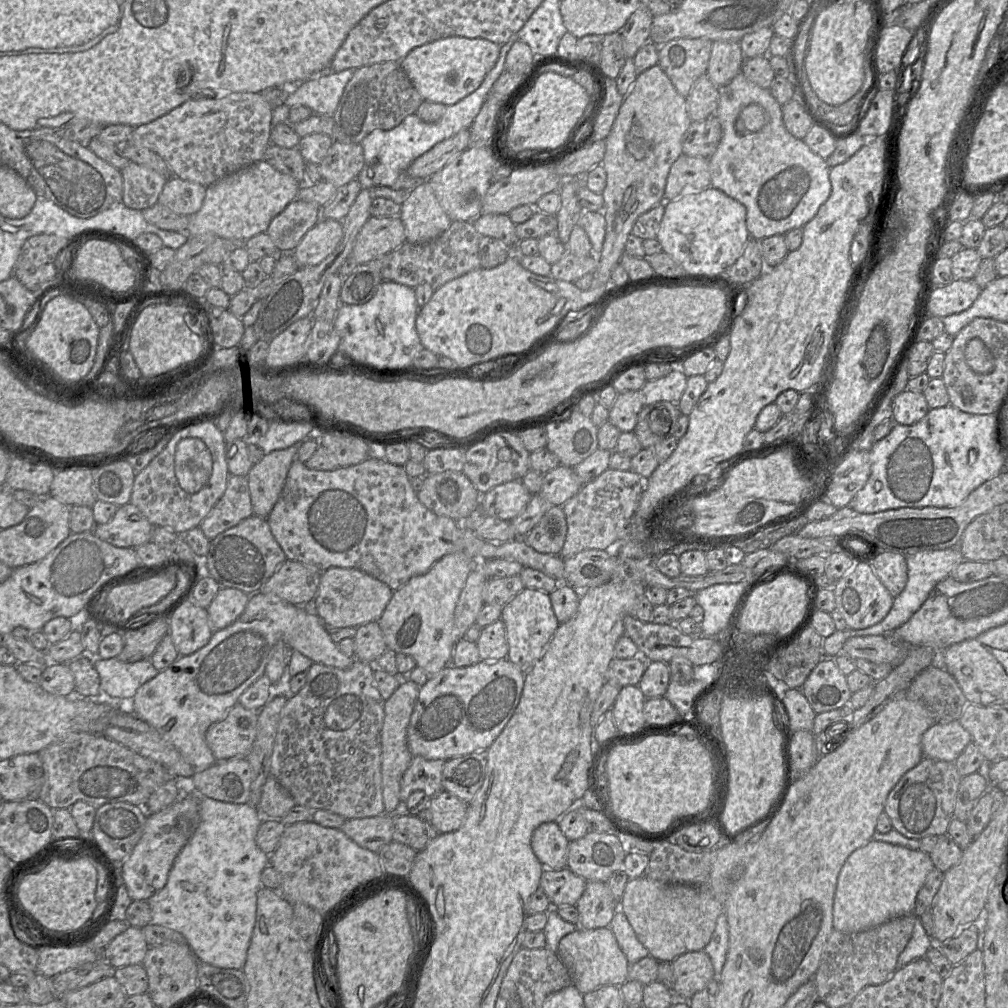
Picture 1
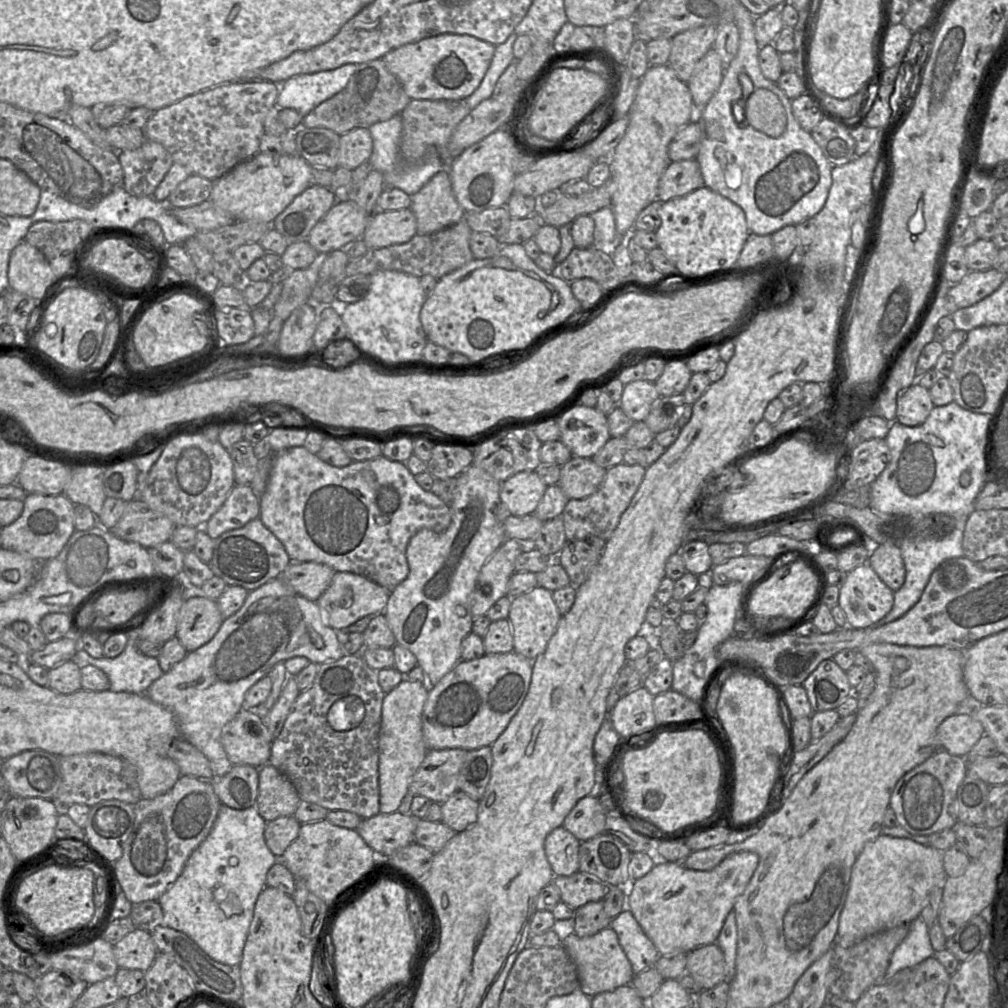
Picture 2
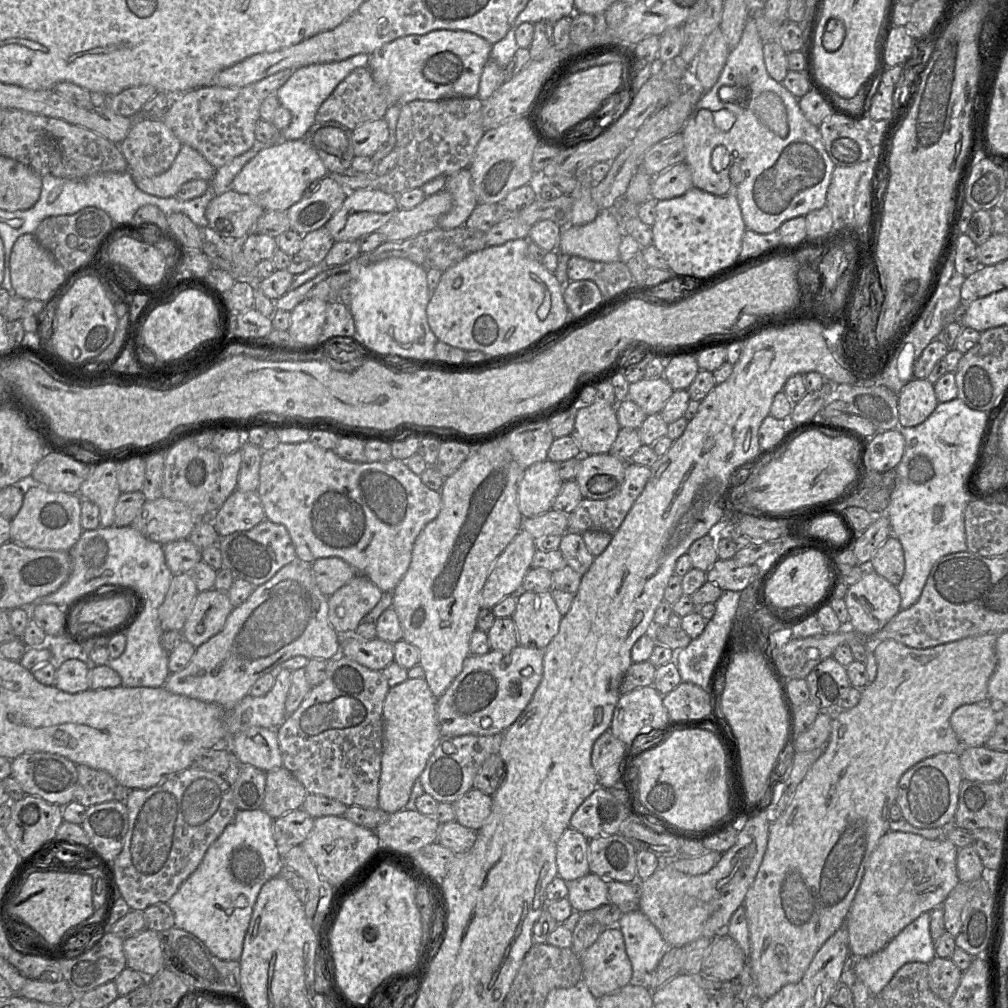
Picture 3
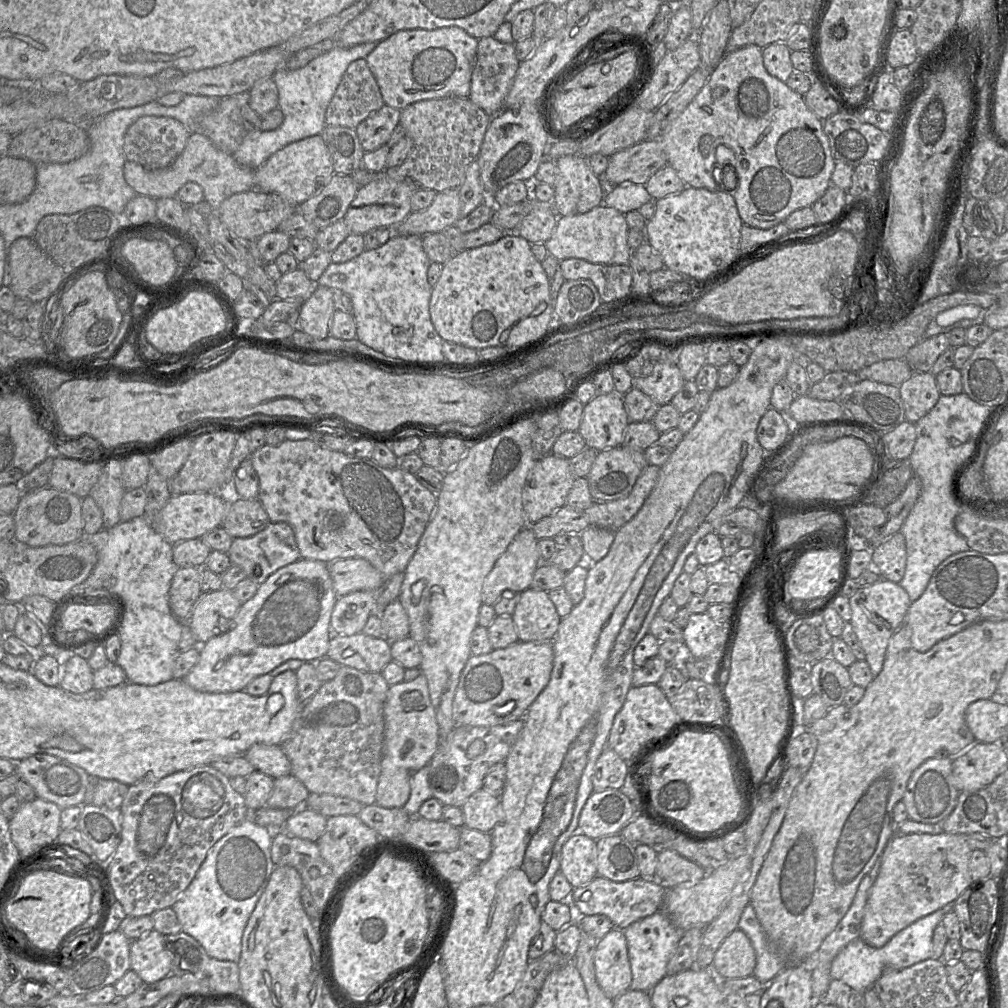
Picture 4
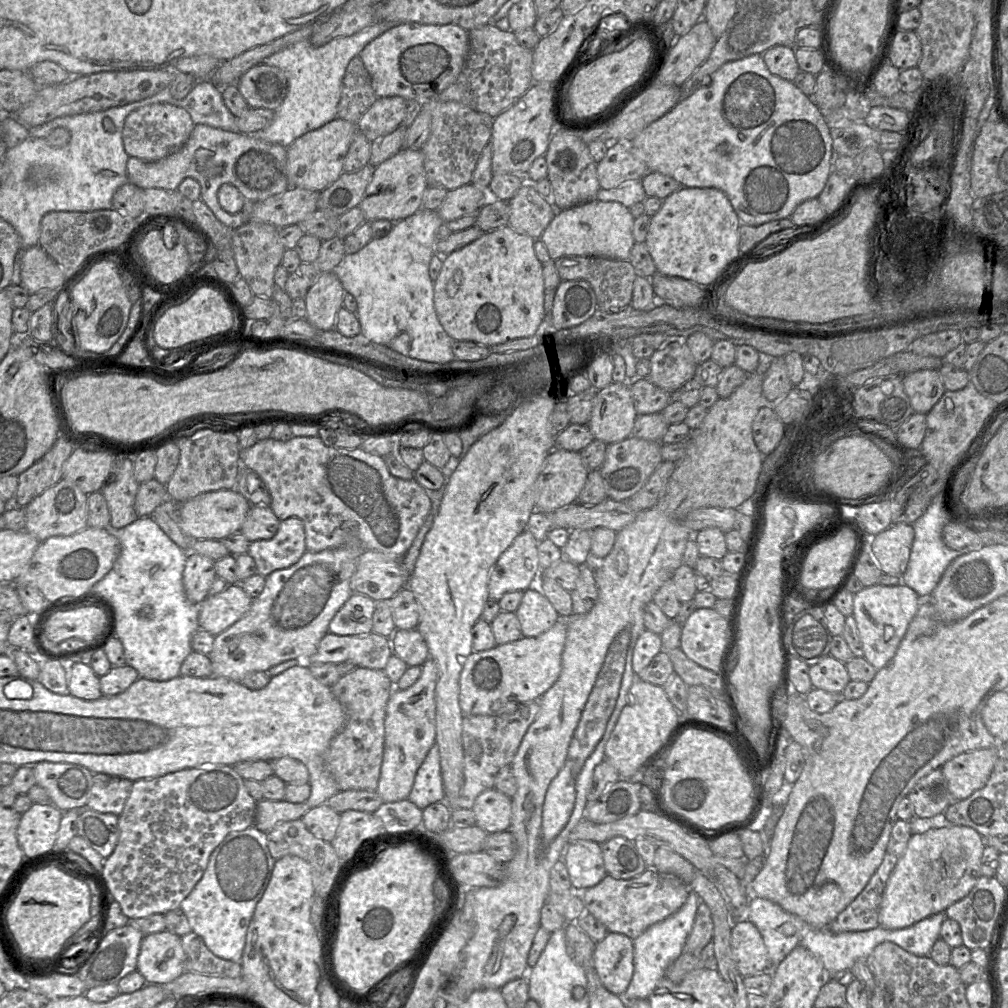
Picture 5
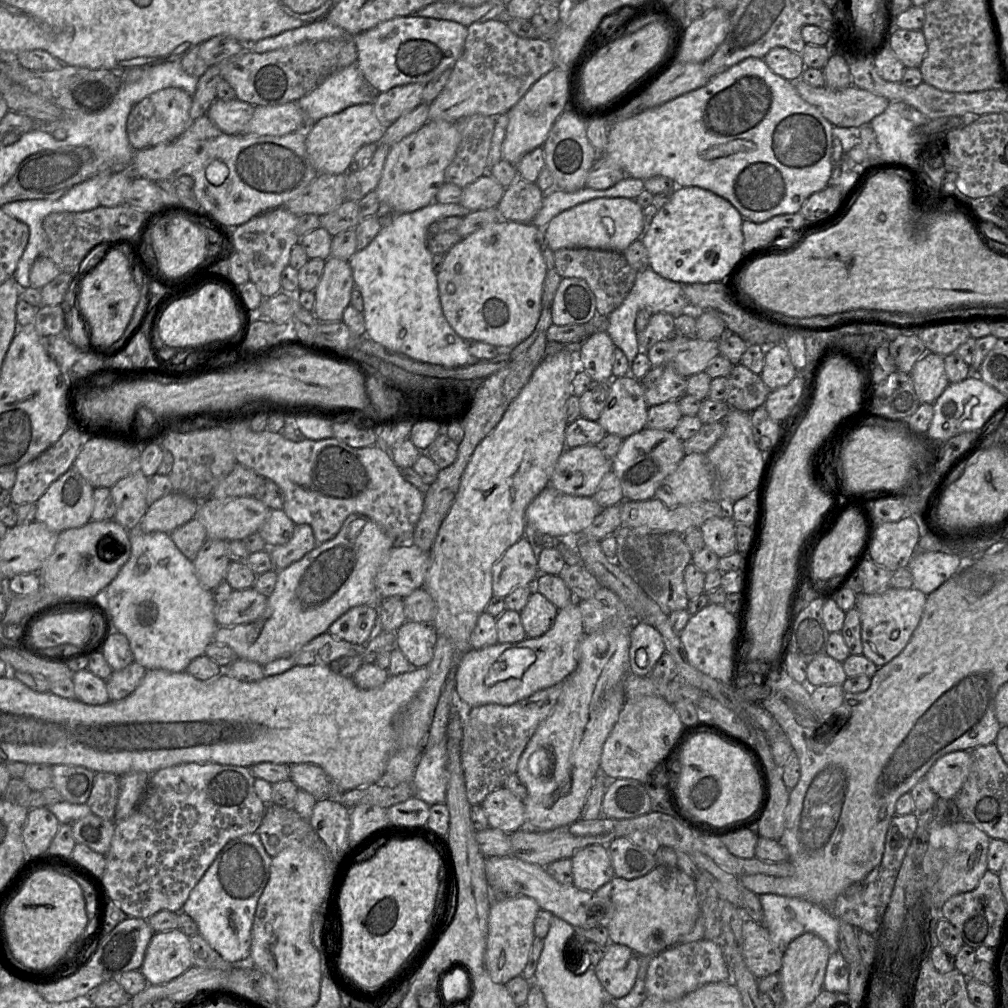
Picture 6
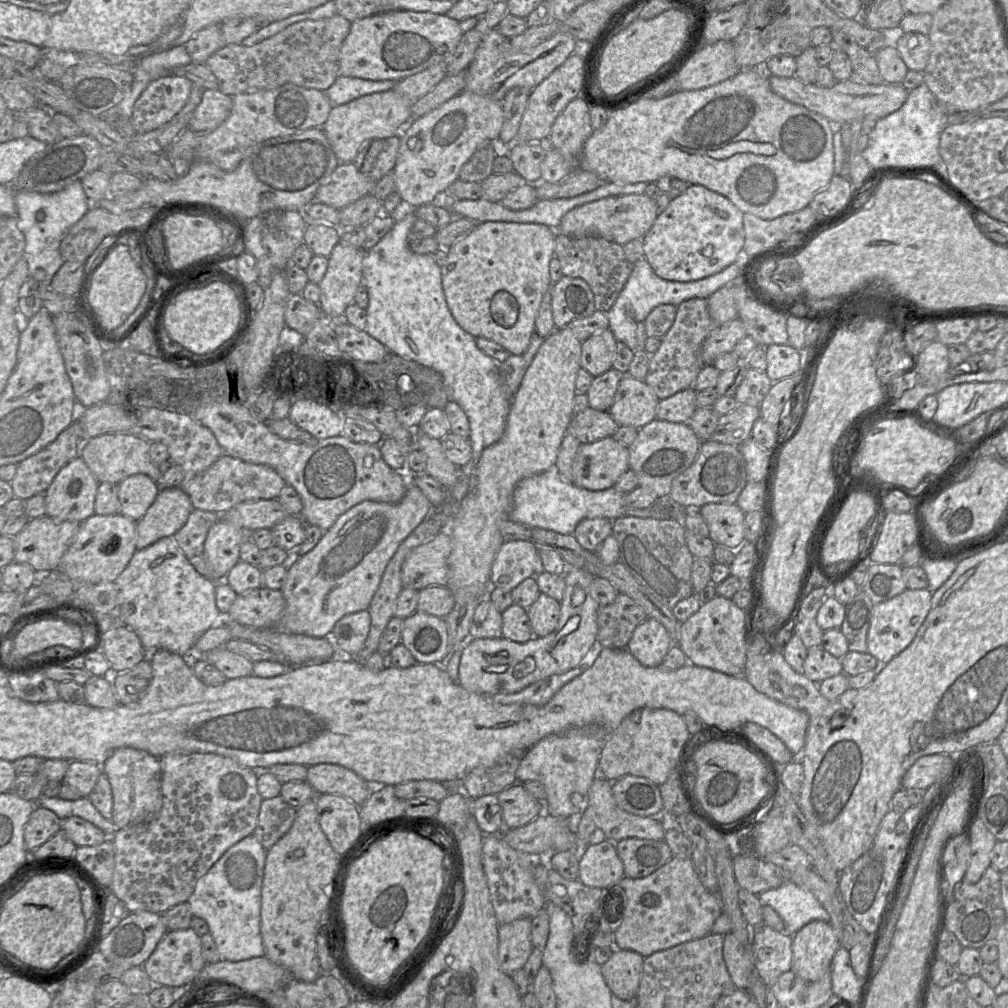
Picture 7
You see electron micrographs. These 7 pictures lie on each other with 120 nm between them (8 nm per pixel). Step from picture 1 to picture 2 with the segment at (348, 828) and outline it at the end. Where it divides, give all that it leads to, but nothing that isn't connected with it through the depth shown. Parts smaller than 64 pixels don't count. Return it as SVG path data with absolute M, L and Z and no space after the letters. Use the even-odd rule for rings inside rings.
M395 811L378 813L363 819L355 829L378 857L387 858L395 850L414 843L414 832L418 822L412 814Z

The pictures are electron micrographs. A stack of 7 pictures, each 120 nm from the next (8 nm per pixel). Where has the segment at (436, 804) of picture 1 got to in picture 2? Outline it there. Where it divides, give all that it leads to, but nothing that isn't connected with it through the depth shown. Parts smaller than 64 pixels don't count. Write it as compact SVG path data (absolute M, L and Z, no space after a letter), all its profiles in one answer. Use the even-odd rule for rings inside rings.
M457 790L445 802L441 803L442 822L455 830L464 831L477 821L477 800L463 791Z

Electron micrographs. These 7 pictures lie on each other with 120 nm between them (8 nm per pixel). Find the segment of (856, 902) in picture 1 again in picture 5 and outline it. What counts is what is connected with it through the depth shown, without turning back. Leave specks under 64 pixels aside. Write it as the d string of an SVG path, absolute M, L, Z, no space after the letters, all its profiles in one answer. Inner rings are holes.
M947 825L925 832L913 832L886 883L879 907L879 926L891 930L908 928L925 918L945 912L949 906L966 897L982 876L983 850L983 836L968 826Z

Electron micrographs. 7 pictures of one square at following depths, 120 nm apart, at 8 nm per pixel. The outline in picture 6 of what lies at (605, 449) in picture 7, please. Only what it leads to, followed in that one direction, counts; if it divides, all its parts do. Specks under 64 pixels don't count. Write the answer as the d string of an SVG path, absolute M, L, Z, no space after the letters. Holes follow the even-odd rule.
M596 445L566 448L555 465L549 485L565 494L592 497L608 471L612 471L612 459L608 459Z

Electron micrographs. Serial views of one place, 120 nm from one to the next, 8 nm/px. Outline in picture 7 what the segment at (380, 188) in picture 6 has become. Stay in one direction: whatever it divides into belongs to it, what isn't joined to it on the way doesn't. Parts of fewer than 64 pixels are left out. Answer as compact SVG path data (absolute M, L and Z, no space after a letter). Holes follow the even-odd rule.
M463 91L428 114L412 119L399 133L400 146L393 169L396 191L411 208L432 203L436 195L459 179L461 167L470 159L484 141L499 138L504 122L502 101L493 100L473 92Z

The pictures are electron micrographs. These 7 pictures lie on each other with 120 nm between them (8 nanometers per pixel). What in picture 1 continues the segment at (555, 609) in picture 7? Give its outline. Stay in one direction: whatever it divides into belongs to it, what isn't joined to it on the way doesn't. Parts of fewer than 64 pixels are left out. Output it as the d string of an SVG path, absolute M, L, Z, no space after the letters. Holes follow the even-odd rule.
M524 588L507 602L500 619L506 627L509 646L507 658L524 673L541 657L560 624L552 608L550 593L532 588Z

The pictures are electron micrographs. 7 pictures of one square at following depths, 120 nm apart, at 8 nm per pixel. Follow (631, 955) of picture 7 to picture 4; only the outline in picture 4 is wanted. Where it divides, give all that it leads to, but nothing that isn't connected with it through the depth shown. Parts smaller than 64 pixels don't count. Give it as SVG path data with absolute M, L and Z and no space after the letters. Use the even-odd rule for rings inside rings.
M613 927L597 942L594 970L596 981L608 998L615 999L630 989L632 973L623 930Z

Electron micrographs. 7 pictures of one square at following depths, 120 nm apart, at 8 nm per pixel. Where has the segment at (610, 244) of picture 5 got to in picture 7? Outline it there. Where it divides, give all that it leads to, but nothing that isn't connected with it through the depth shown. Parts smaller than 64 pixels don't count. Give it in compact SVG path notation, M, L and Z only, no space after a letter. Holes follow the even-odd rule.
M646 194L610 196L573 208L561 219L557 232L568 236L598 236L624 245L634 239L642 239L653 226L657 213L656 200Z

